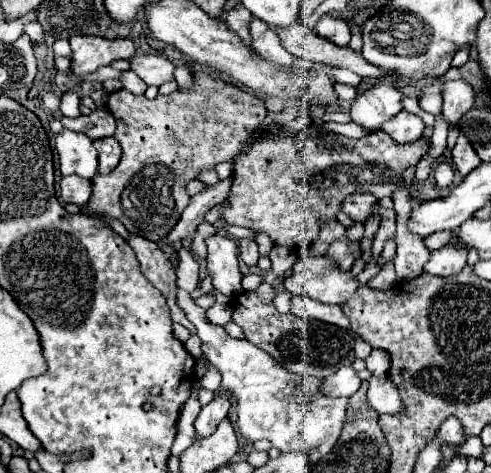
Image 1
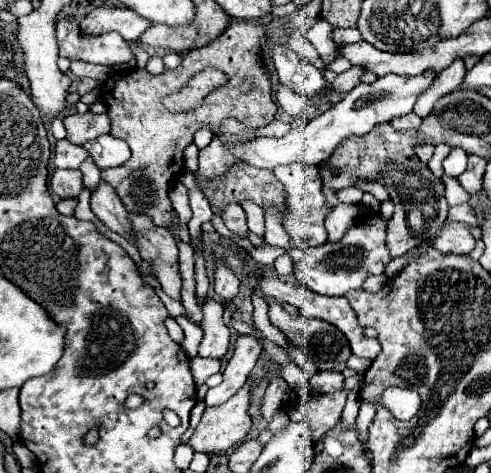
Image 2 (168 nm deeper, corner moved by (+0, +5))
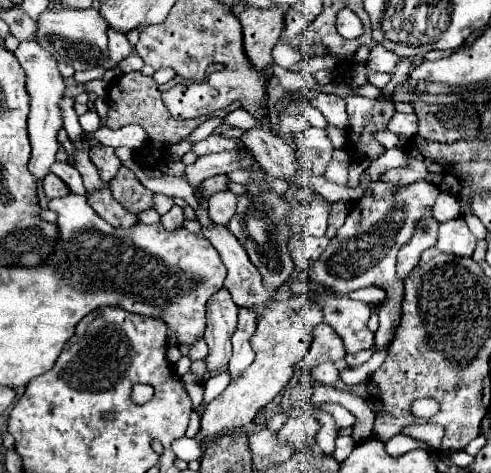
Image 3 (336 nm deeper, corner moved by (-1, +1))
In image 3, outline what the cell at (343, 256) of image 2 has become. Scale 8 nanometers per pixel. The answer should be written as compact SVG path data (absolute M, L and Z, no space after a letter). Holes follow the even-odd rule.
M375 181L367 185L367 193L357 199L347 215L345 225L337 231L335 239L329 241L325 253L309 267L311 281L325 287L331 295L347 295L355 289L377 285L387 291L387 299L380 305L379 329L375 333L375 347L381 351L393 339L393 331L399 323L399 311L403 301L403 283L395 273L397 251L411 239L417 223L433 209L439 189L427 181L415 181L407 187Z

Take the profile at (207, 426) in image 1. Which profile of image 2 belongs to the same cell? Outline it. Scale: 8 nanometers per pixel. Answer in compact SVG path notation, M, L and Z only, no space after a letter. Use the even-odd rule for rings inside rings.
M240 335L236 341L236 351L224 369L224 381L218 387L208 389L208 393L204 397L206 407L222 405L232 395L236 395L238 389L246 383L246 379L248 379L252 367L256 365L260 353L262 353L262 347L254 337Z

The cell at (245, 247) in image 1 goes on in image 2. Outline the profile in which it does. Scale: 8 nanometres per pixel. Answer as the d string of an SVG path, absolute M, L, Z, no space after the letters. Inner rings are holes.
M230 203L230 205L224 209L222 219L224 219L226 227L228 227L234 235L238 235L240 239L248 239L250 229L248 229L248 225L246 225L246 215L244 215L244 209L242 209L240 205Z

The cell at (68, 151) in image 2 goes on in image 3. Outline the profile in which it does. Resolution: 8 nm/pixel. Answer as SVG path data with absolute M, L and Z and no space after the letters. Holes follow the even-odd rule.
M55 163L51 167L51 173L55 173L59 179L63 179L63 183L67 183L71 193L75 193L75 195L85 195L87 193L83 183L81 183L79 171L71 163Z

